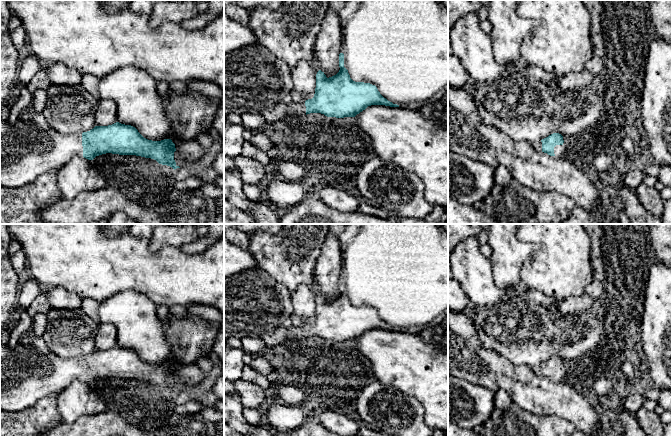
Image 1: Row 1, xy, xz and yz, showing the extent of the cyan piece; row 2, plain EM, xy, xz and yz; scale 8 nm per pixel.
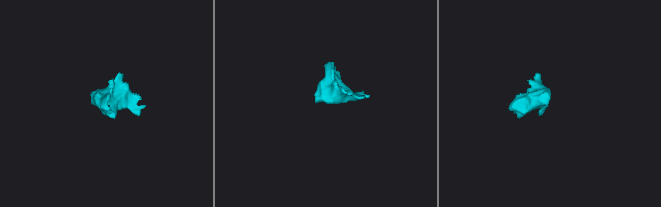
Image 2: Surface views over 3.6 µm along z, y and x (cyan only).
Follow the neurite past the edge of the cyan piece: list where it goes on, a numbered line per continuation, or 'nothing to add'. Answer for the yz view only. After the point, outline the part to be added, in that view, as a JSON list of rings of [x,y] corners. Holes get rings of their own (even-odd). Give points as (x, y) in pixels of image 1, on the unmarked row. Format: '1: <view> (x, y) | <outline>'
1: yz (560, 375) | [[[565,366],[562,369],[556,369],[554,371],[555,381],[564,382],[566,377],[567,377],[567,371],[565,369]]]

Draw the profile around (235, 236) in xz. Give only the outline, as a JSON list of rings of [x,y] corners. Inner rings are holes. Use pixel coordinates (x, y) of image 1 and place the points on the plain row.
[[[238,229],[224,230],[224,237],[231,243],[249,250],[249,237],[248,234]]]

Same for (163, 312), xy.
[[[157,305],[157,315],[161,321],[167,322],[170,326],[170,309],[165,305]]]

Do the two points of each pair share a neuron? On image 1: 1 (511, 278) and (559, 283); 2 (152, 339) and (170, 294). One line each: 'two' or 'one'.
1: two
2: two

